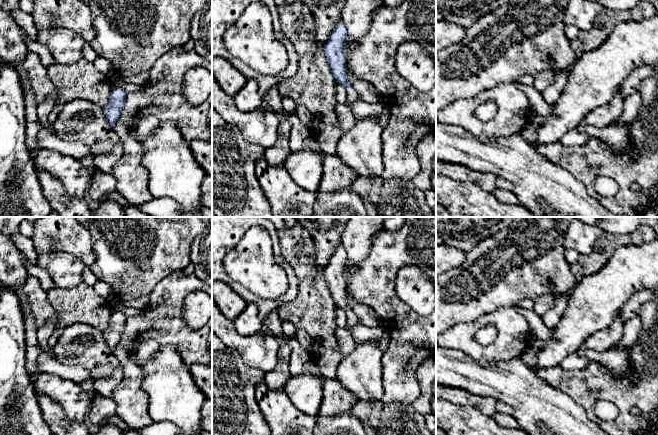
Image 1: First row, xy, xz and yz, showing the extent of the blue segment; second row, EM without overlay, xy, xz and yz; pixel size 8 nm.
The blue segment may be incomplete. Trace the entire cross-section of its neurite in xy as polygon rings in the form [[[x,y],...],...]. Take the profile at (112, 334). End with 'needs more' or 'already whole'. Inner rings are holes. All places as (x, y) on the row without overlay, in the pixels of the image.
[[[113,311],[108,327],[103,331],[103,337],[108,347],[113,350],[119,343],[124,332],[127,316],[121,311]]] | already whole

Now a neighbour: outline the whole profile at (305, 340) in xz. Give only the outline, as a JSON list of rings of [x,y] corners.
[[[296,329],[296,338],[301,346],[308,352],[314,353],[317,350],[317,346],[313,344],[313,339],[304,330]]]

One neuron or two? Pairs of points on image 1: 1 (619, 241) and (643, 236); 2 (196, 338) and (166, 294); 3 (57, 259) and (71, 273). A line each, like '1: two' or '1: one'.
1: one
2: one
3: one

